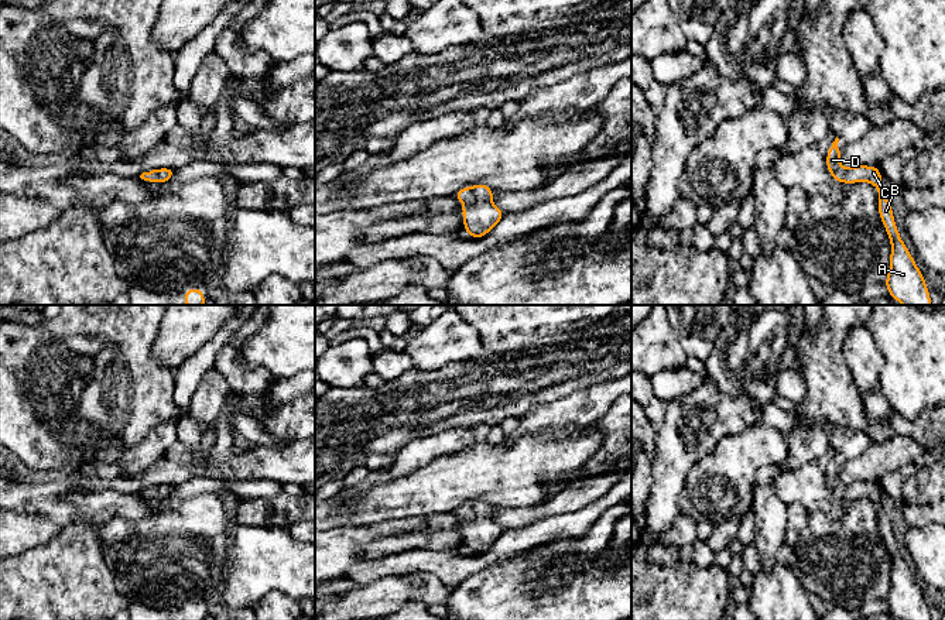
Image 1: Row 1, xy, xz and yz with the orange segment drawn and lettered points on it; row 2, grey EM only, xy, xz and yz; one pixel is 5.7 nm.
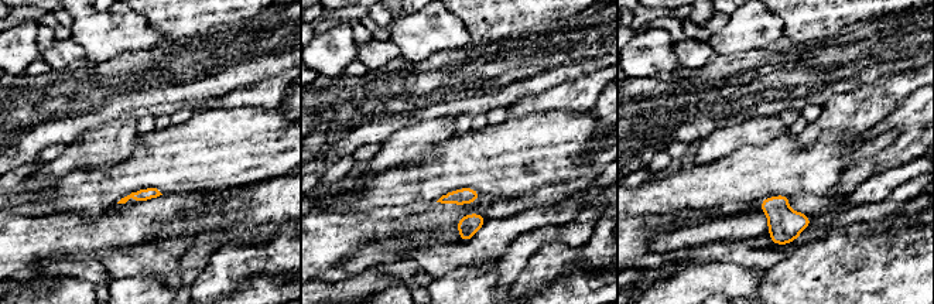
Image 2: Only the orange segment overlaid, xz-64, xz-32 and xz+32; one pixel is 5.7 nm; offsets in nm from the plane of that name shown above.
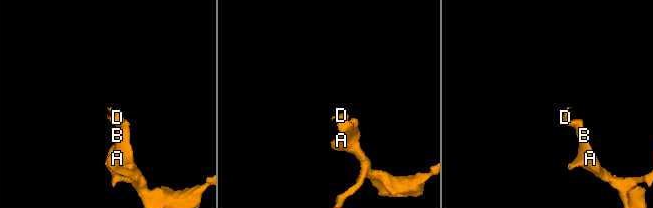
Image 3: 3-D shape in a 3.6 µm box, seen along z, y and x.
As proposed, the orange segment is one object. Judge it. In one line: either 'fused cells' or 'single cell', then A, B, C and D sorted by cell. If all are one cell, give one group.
single cell | A B C D

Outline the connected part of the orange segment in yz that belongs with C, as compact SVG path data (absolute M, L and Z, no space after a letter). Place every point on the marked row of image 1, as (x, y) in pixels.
M836 137L826 154L826 169L835 181L842 184L870 182L879 192L879 216L891 243L890 271L884 281L890 297L904 305L931 305L929 291L924 274L900 237L893 209L881 189L881 172L879 167L856 165L845 169L839 164L842 150Z

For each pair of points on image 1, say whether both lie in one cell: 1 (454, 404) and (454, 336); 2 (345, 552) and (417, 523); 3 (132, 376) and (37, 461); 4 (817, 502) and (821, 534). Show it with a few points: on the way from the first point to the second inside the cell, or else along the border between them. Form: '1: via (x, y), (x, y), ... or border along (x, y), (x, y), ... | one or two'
1: border along (475, 358), (464, 360) | two
2: via (363, 535), (399, 527) | one
3: via (108, 391), (61, 437) | one
4: border along (845, 509), (835, 519), (821, 511), (810, 511) | two

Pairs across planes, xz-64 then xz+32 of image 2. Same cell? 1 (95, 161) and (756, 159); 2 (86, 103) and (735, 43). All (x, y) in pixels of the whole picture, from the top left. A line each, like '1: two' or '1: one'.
1: two
2: two

